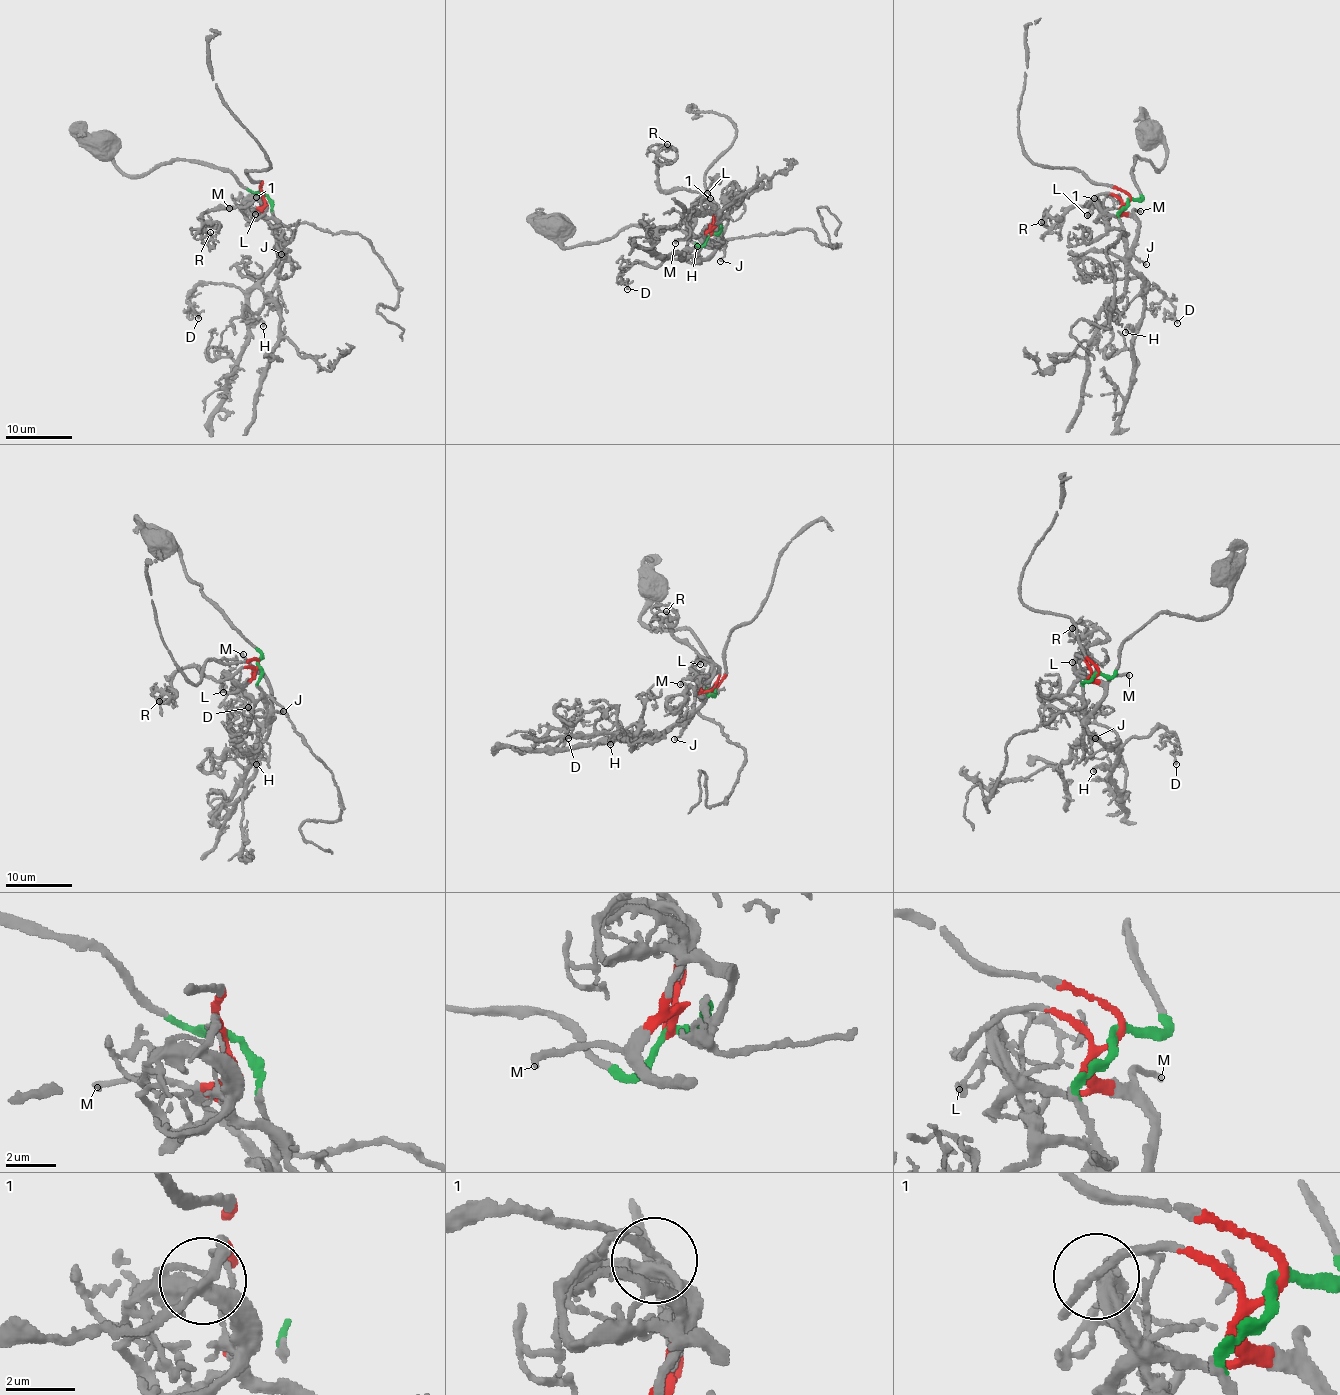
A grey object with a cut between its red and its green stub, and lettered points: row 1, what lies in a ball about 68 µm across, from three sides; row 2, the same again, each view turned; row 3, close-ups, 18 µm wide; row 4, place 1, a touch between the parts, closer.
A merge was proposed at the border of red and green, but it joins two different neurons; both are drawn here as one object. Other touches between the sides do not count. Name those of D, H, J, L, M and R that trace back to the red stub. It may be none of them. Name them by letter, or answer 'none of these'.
J, L, M, R

